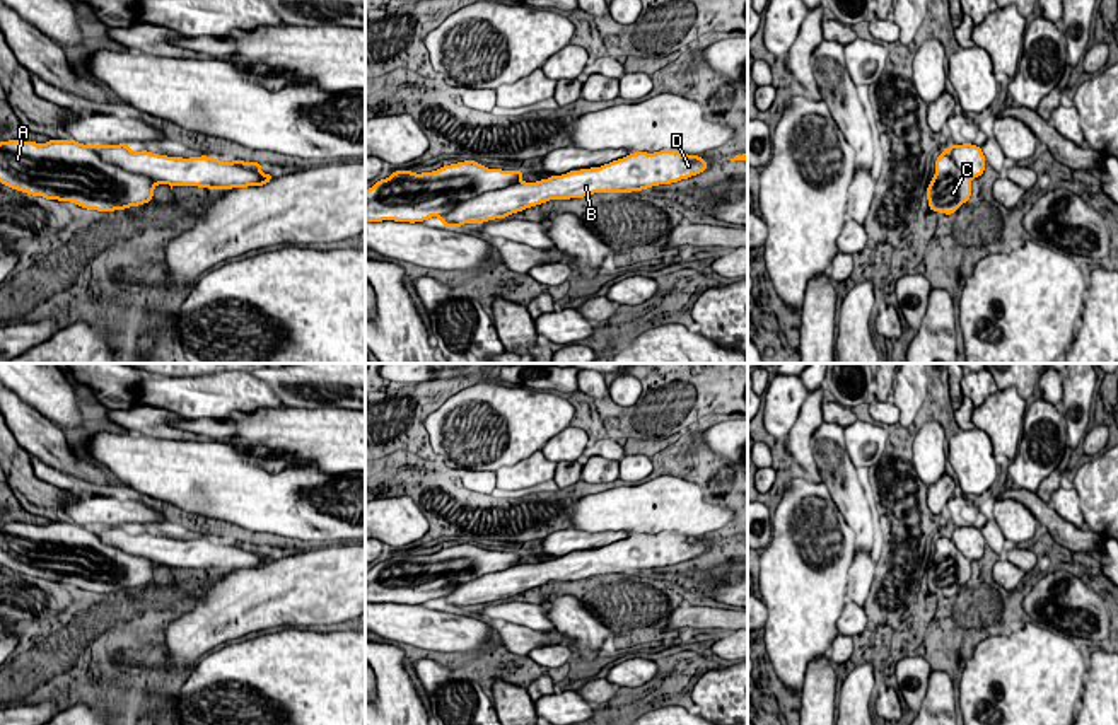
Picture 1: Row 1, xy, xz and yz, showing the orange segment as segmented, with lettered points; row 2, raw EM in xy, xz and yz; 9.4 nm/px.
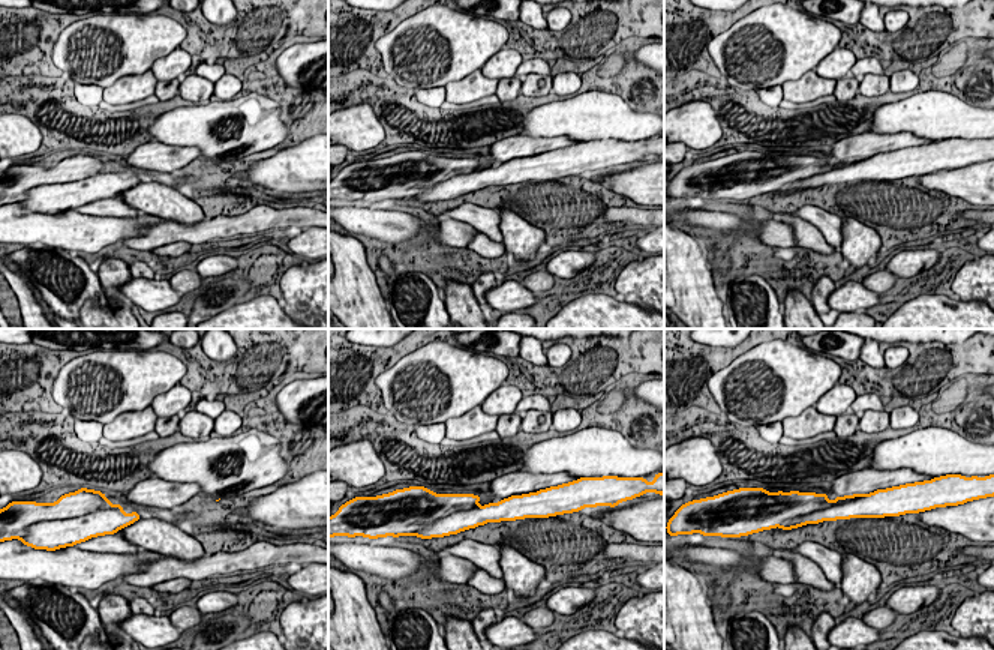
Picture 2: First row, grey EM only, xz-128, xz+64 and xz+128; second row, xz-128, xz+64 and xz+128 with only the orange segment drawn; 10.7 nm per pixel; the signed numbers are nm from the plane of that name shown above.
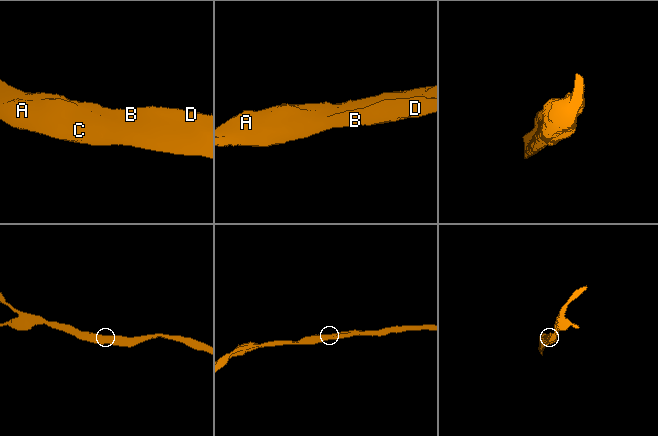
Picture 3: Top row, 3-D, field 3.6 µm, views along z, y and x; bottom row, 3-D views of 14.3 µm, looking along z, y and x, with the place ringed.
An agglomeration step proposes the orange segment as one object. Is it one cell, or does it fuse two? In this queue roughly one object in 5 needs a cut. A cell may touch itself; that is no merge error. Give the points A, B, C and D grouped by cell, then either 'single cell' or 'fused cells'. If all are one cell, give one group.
A B C D | single cell

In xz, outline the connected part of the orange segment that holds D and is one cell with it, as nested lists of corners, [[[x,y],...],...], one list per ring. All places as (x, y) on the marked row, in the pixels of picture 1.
[[[661,150],[654,154],[635,152],[601,167],[570,171],[536,183],[521,181],[524,171],[486,169],[480,162],[468,159],[444,165],[432,172],[415,174],[411,171],[394,171],[389,177],[377,181],[365,191],[365,222],[425,222],[439,217],[445,227],[464,223],[483,223],[505,218],[526,208],[550,200],[584,198],[594,193],[632,193],[645,188],[671,184],[691,176],[698,176],[708,167],[700,154],[688,155],[678,150]]]

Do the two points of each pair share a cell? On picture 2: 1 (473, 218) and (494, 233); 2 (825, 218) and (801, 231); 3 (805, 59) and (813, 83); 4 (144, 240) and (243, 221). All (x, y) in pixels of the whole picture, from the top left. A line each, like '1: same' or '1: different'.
1: same
2: different
3: different
4: same

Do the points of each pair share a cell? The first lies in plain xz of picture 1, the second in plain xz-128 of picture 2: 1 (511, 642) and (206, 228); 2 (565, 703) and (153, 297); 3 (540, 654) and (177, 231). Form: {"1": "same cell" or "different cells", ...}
{"1": "same cell", "2": "same cell", "3": "different cells"}

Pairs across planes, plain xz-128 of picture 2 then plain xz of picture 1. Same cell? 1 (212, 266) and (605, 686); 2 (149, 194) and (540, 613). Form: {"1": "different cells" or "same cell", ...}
{"1": "different cells", "2": "different cells"}

